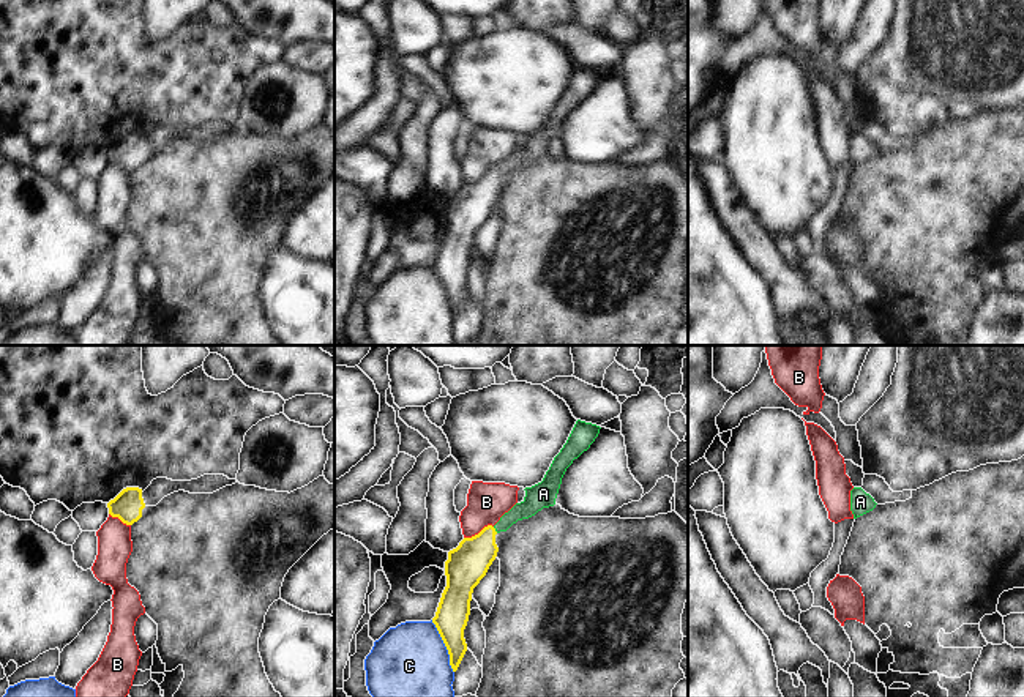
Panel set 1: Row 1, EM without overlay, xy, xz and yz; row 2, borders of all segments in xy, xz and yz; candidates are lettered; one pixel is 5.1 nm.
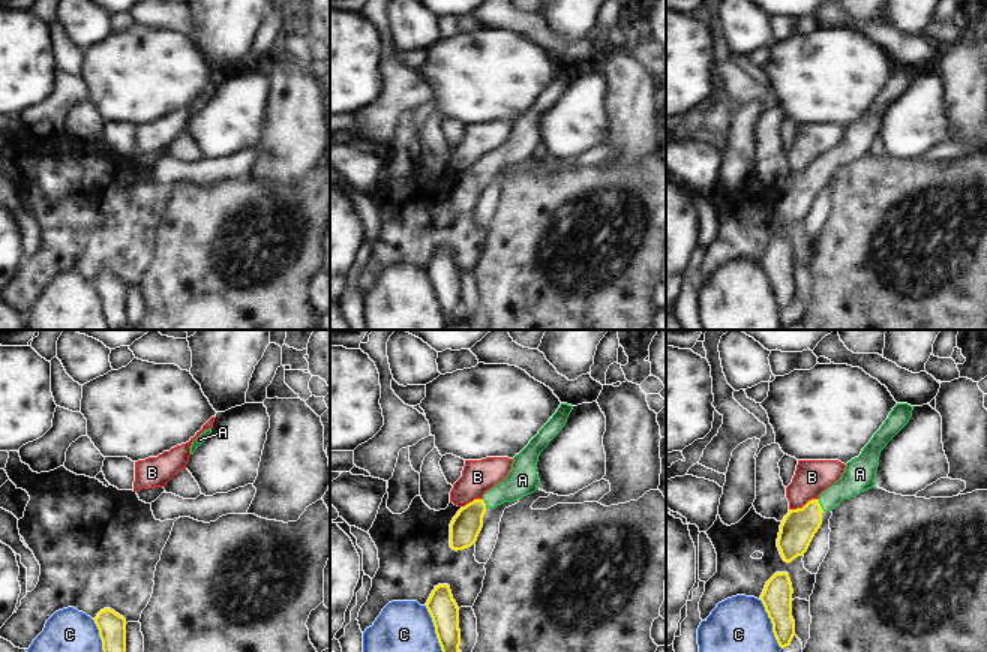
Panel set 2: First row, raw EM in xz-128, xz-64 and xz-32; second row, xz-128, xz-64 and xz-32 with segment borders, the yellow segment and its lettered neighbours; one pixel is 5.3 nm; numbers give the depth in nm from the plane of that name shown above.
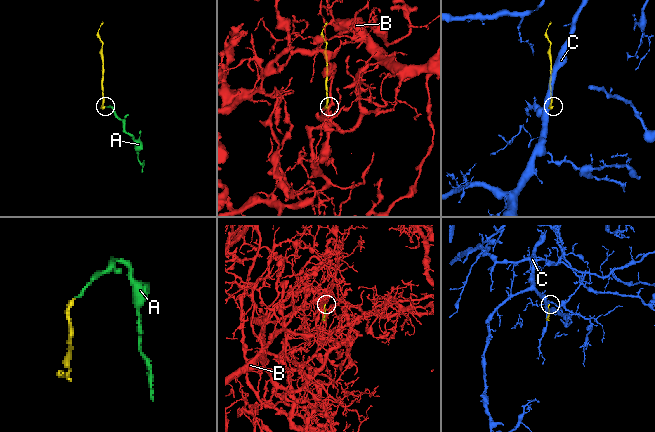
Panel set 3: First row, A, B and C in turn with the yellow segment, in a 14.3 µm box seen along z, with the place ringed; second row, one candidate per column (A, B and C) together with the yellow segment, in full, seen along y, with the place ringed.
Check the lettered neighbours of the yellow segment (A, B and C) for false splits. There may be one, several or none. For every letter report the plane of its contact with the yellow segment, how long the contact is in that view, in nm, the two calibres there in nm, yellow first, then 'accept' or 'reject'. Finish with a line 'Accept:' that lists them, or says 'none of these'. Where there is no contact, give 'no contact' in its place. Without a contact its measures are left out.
A: xz | 40 nm | 200/110 nm | accept
B: xz | 170 nm | 200/200 nm | reject
C: xz | 300 nm | 170/440 nm | reject
Accept: A

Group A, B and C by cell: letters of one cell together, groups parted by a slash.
A / B / C

